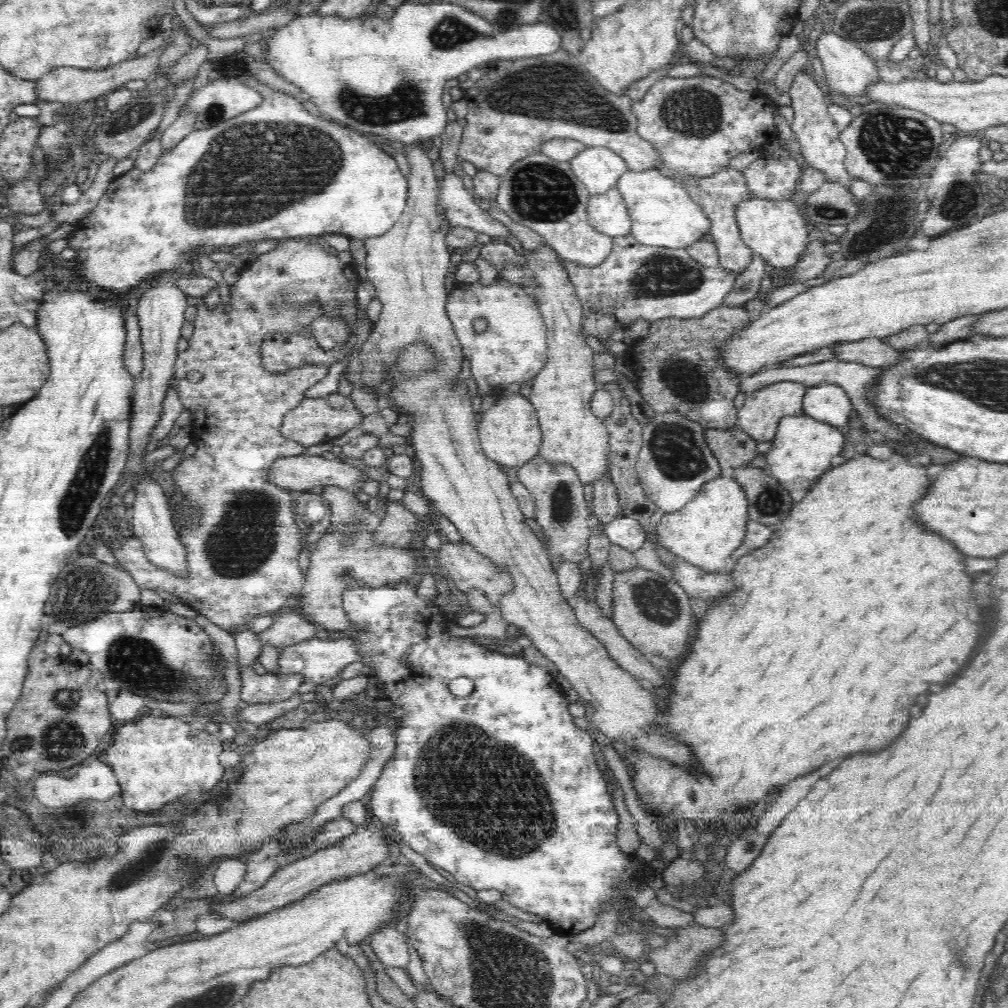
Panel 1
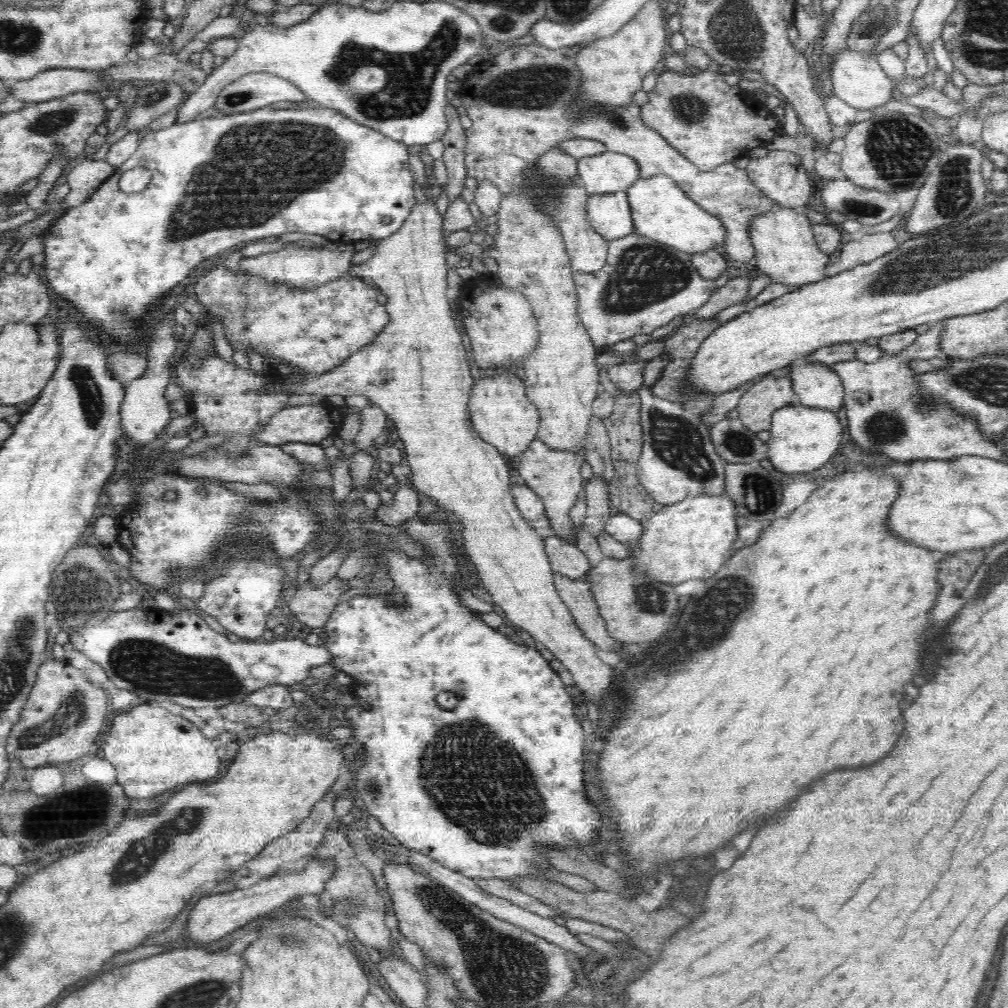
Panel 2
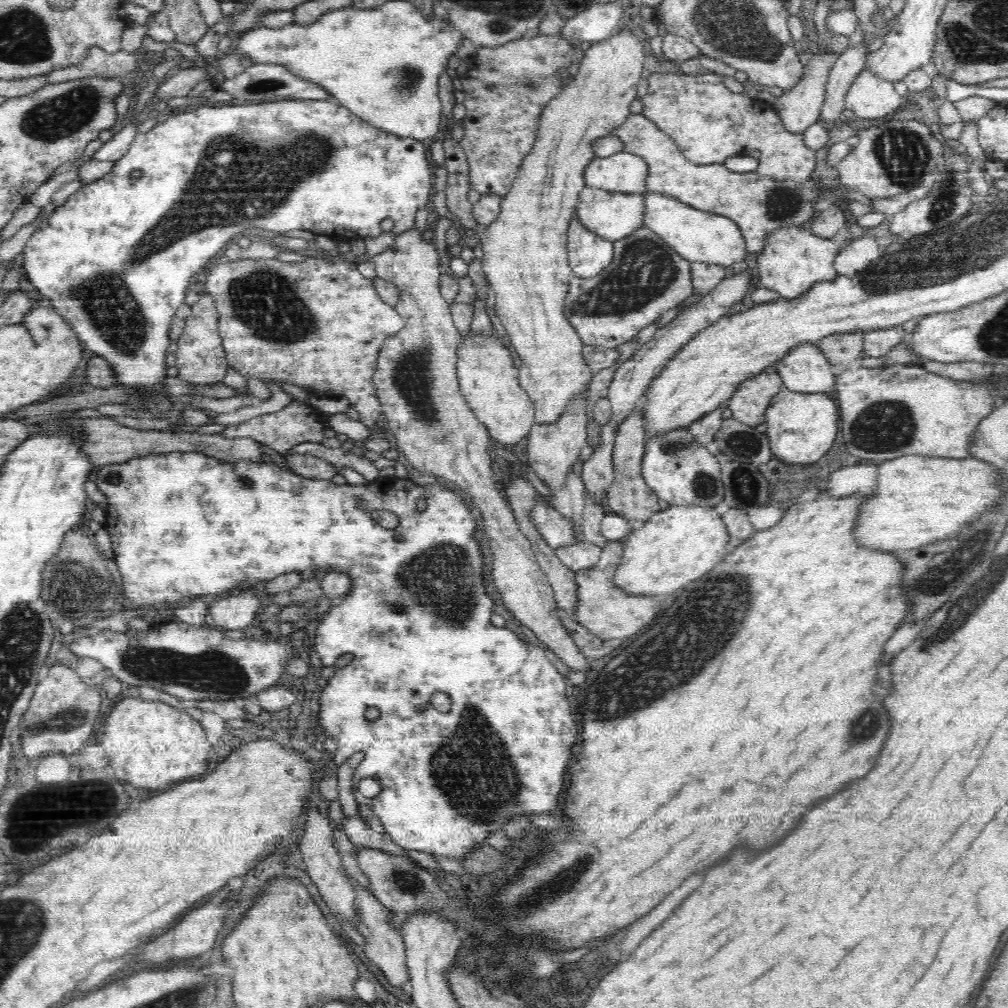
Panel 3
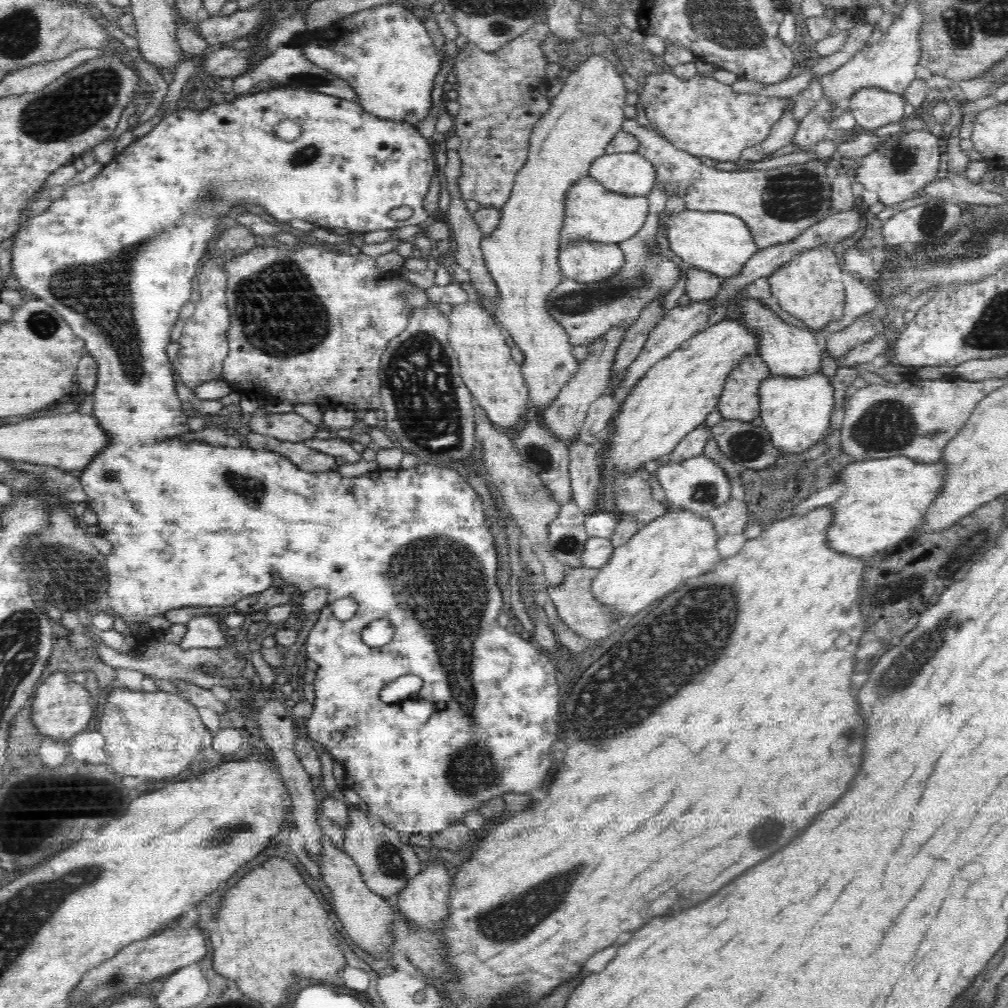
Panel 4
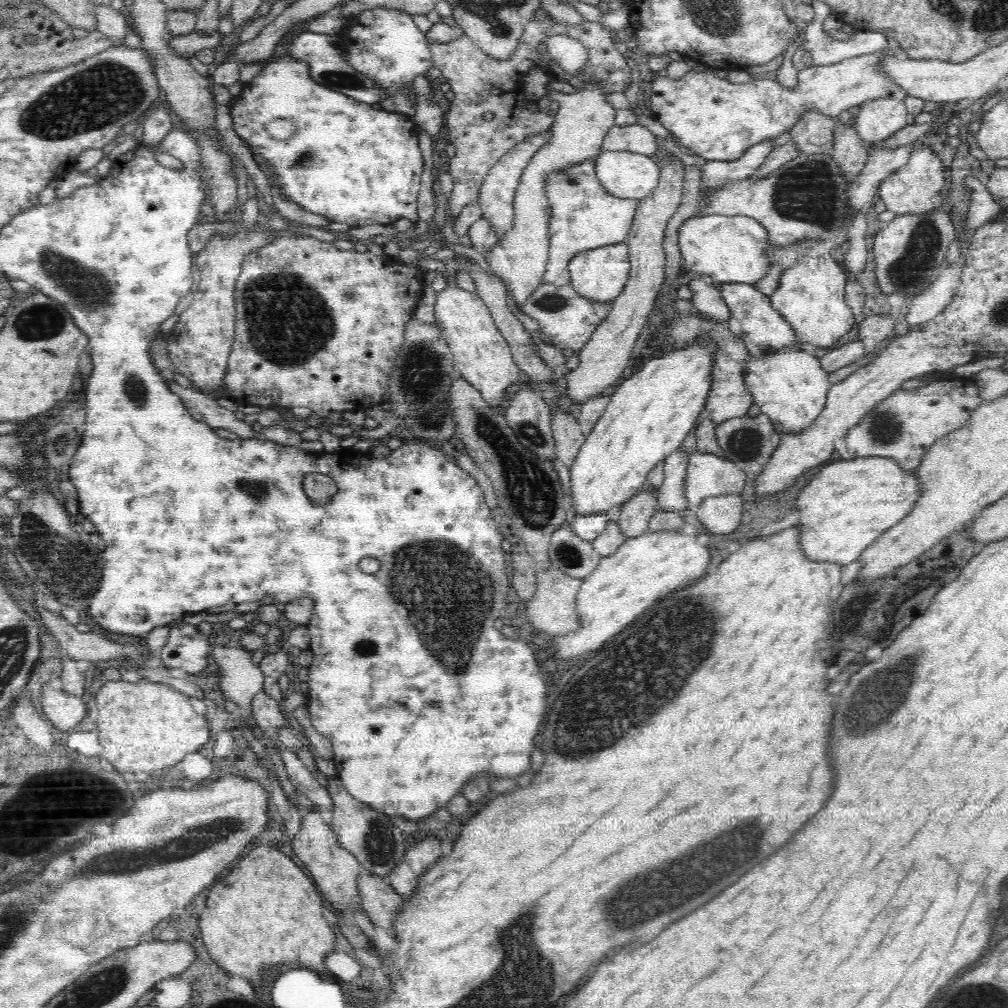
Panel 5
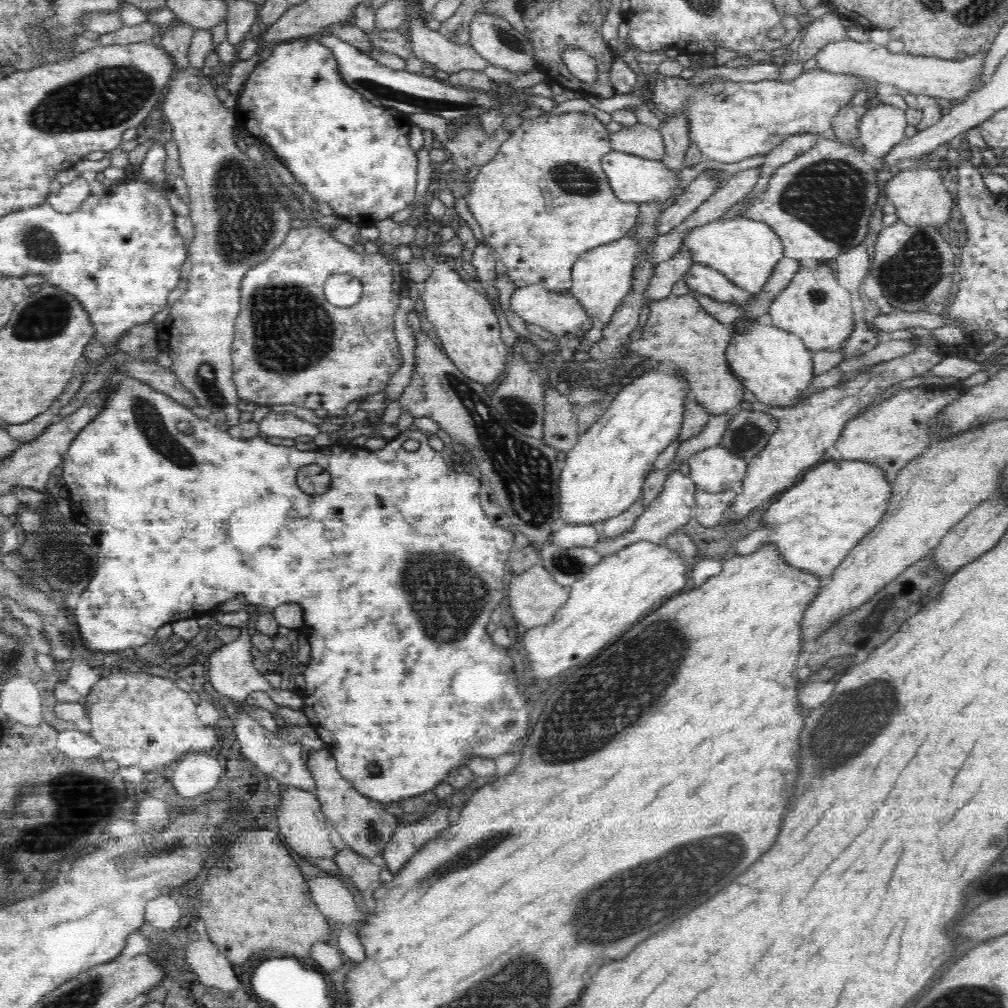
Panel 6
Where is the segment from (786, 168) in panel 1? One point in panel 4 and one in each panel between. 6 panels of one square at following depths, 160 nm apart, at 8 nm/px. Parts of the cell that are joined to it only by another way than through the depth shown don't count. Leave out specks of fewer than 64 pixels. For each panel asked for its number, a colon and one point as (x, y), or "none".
2: (711, 123)
3: (709, 123)
4: (700, 115)

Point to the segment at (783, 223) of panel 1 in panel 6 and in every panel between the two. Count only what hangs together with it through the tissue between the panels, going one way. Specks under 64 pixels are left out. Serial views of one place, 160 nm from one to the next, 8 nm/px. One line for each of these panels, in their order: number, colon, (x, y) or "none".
2: (785, 246)
3: (794, 259)
4: (810, 289)
5: (811, 297)
6: (814, 306)

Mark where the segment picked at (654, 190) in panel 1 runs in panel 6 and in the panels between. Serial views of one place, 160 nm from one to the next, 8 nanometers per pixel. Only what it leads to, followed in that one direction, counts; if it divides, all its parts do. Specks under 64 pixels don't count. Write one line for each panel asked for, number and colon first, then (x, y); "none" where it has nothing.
2: (660, 210)
3: (698, 236)
4: (716, 242)
5: (728, 248)
6: (746, 251)

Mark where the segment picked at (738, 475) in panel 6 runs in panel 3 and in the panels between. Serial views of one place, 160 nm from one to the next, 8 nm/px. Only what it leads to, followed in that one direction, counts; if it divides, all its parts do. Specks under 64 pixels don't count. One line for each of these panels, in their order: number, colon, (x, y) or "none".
3: (678, 470)
4: (698, 484)
5: (708, 475)

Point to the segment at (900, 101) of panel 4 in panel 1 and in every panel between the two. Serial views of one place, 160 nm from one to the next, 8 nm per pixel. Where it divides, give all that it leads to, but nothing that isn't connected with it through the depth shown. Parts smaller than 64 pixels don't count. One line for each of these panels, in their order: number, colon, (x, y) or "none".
1: (848, 69)
2: (859, 80)
3: (869, 97)

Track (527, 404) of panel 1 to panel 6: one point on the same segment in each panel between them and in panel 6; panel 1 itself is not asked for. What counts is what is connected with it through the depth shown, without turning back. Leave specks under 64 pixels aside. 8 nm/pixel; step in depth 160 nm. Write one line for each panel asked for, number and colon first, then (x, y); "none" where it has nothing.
2: (502, 414)
3: (489, 379)
4: (494, 379)
5: (482, 356)
6: (464, 321)

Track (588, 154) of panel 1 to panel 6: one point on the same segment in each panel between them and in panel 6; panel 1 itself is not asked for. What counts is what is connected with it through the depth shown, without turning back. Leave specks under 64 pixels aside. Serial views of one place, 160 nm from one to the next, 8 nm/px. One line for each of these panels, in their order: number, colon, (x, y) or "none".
2: (610, 172)
3: (623, 172)
4: (630, 174)
5: (627, 175)
6: (632, 179)

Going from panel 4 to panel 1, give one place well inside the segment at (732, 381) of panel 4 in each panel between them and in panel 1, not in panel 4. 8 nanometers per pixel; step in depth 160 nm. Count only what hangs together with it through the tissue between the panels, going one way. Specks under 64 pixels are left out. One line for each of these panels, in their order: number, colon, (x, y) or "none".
1: (759, 416)
2: (756, 406)
3: (748, 404)

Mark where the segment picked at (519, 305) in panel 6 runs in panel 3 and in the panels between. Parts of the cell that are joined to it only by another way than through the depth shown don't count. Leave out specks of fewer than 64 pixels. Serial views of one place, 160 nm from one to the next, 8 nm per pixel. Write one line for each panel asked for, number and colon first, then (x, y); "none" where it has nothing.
3: (646, 278)
4: (585, 312)
5: (567, 319)

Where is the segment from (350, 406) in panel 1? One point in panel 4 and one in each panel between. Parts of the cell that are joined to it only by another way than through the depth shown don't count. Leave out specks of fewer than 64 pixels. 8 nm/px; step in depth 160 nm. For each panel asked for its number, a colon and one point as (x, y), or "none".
2: (307, 424)
3: (297, 423)
4: (292, 427)

